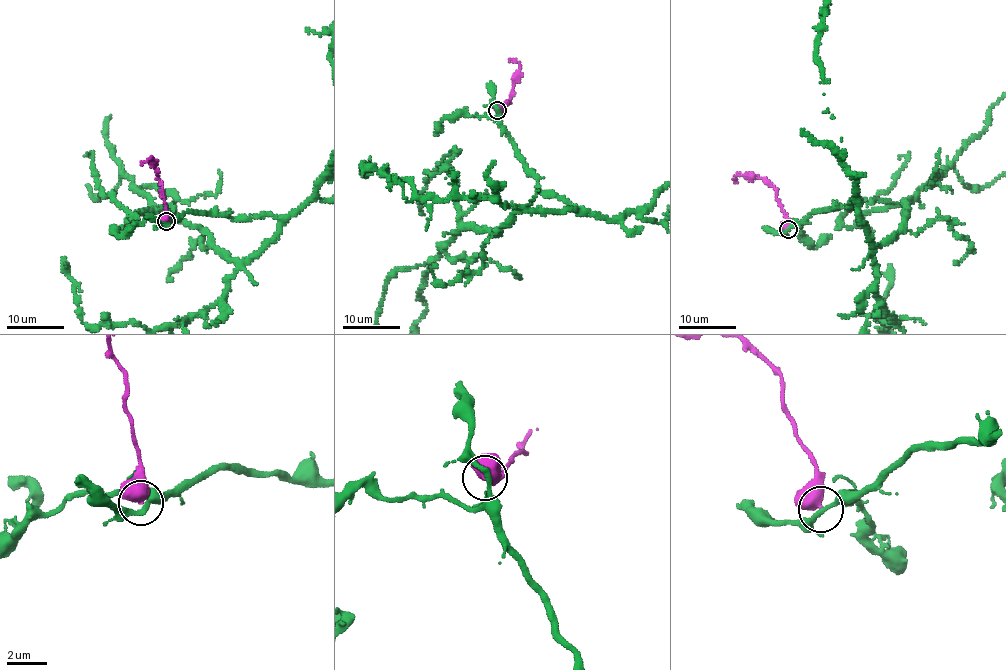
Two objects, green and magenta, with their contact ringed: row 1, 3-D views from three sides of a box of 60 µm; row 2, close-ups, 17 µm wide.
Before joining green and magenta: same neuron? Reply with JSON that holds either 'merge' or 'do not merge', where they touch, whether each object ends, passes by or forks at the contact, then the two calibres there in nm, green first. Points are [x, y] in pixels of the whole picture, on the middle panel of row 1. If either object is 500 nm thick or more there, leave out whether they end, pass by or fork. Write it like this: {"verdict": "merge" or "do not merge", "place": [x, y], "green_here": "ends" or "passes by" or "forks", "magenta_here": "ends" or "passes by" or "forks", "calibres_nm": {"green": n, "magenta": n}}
{"verdict": "do not merge", "place": [497, 110], "calibres_nm": {"green": 240, "magenta": 600}}

